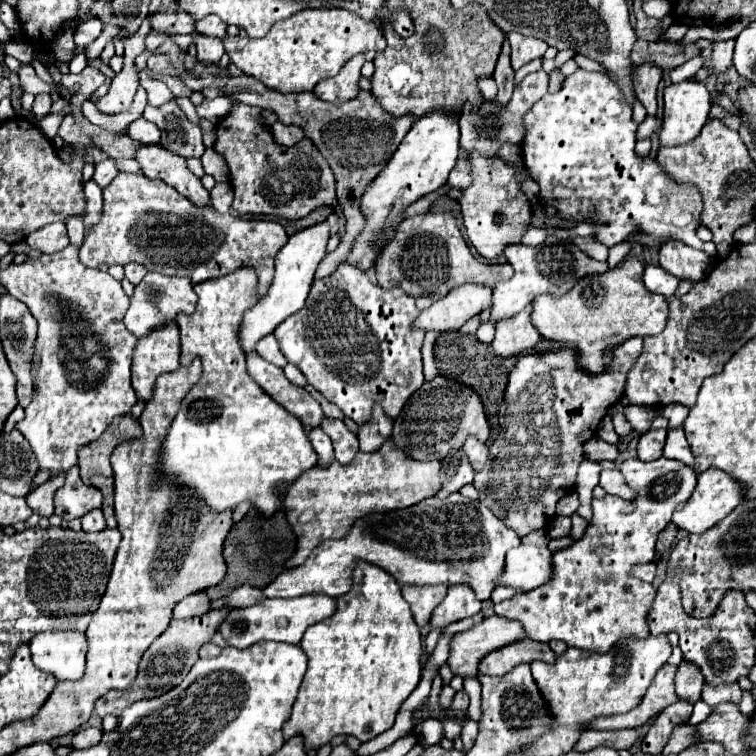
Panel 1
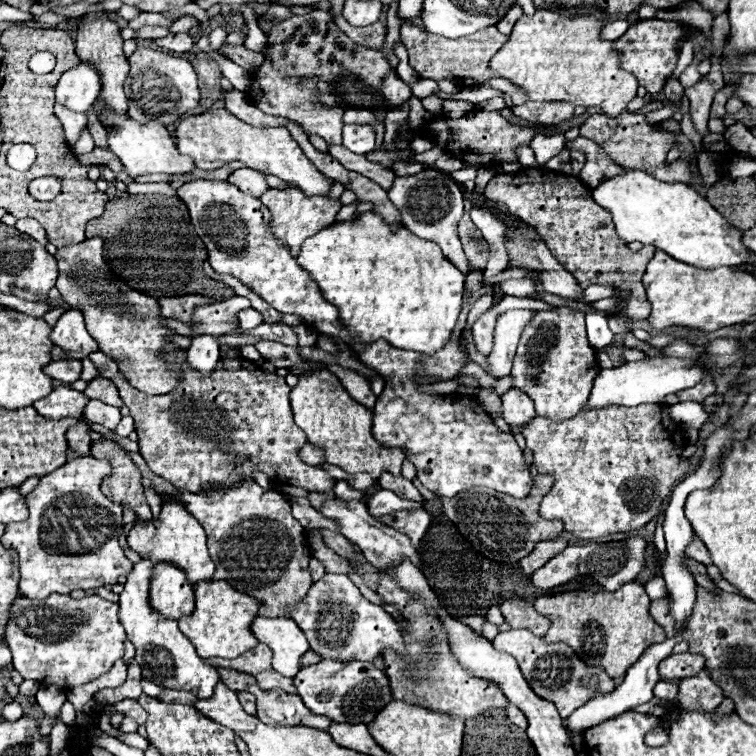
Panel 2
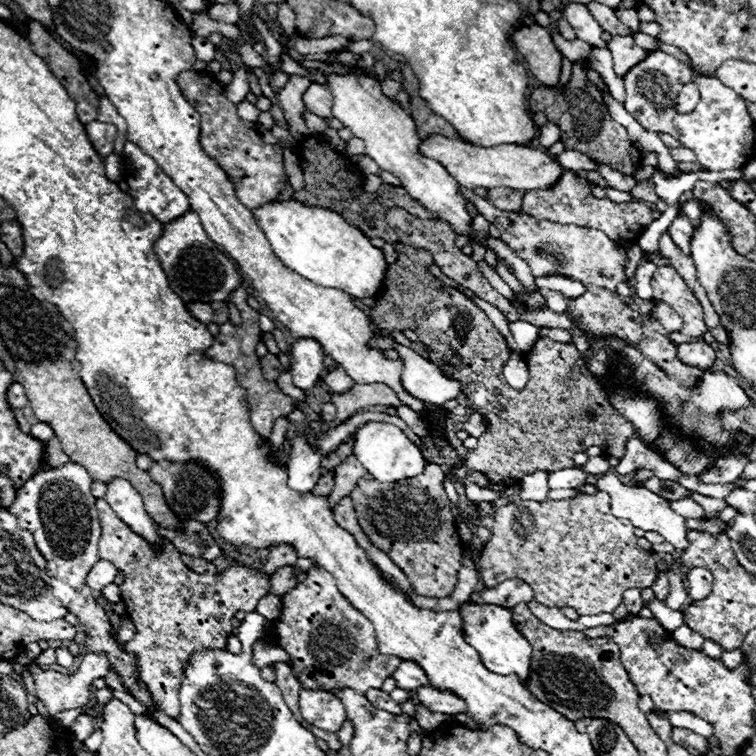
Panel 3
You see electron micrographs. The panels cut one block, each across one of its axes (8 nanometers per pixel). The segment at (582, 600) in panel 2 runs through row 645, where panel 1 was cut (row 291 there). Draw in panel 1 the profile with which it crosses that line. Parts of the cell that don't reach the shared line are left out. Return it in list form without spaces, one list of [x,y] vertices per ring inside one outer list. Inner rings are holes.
[[[628,256],[622,264],[618,264],[616,268],[610,268],[606,274],[588,274],[588,278],[580,278],[576,286],[562,296],[552,296],[552,294],[538,296],[534,298],[532,324],[544,338],[556,340],[562,346],[576,348],[580,354],[582,368],[586,368],[588,372],[602,372],[604,370],[604,360],[602,360],[604,350],[618,346],[626,338],[652,336],[664,330],[664,324],[668,318],[668,302],[662,298],[662,294],[654,294],[646,290],[642,282],[644,268],[646,268],[644,262],[640,262],[636,256]]]

